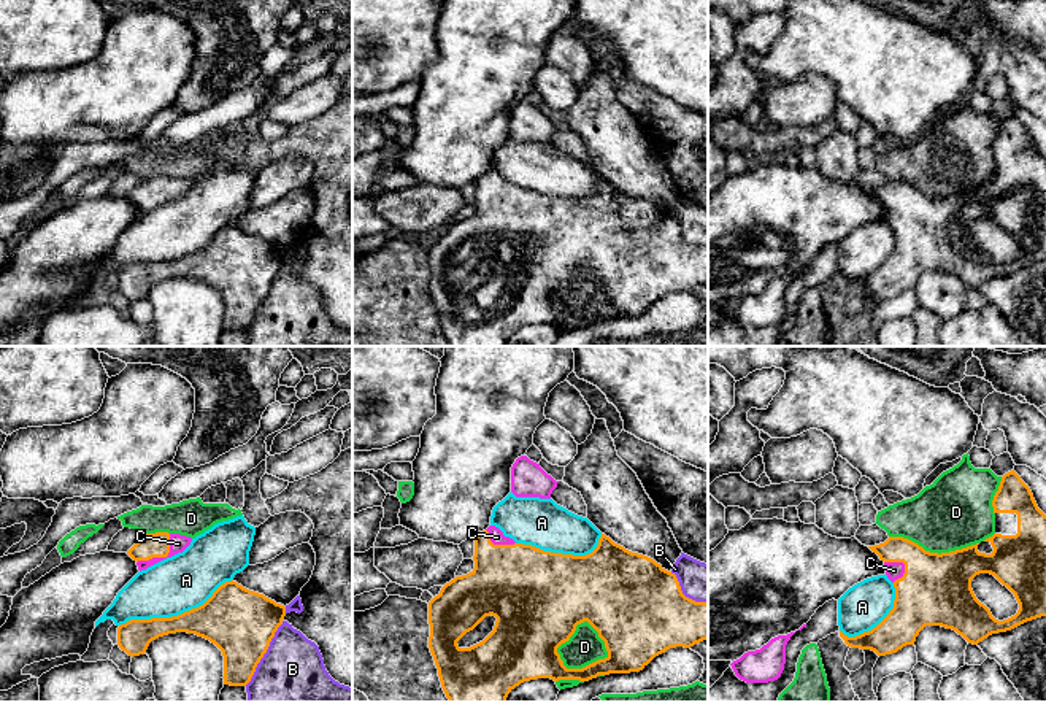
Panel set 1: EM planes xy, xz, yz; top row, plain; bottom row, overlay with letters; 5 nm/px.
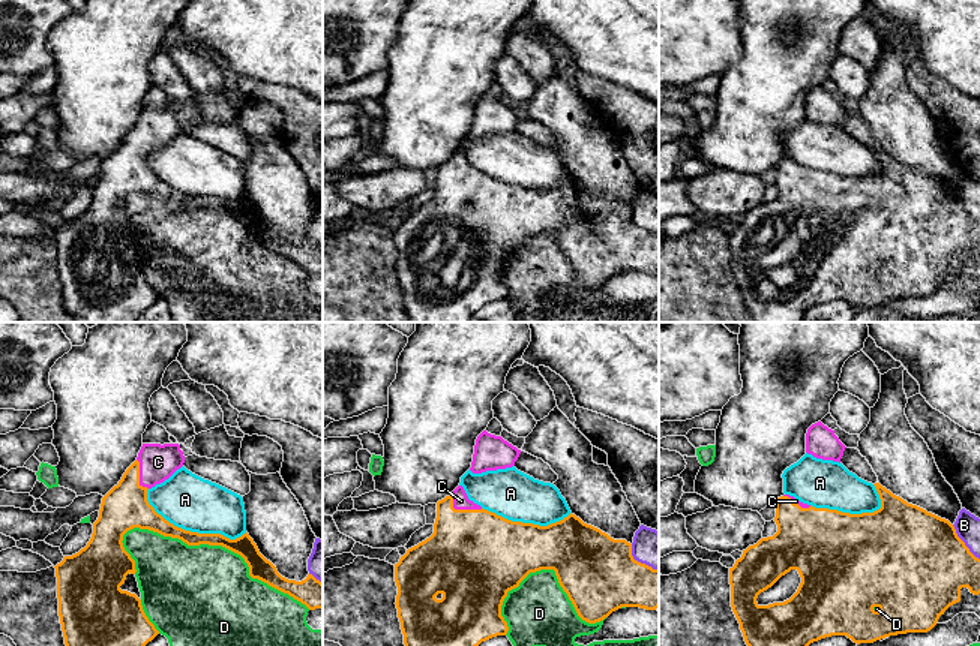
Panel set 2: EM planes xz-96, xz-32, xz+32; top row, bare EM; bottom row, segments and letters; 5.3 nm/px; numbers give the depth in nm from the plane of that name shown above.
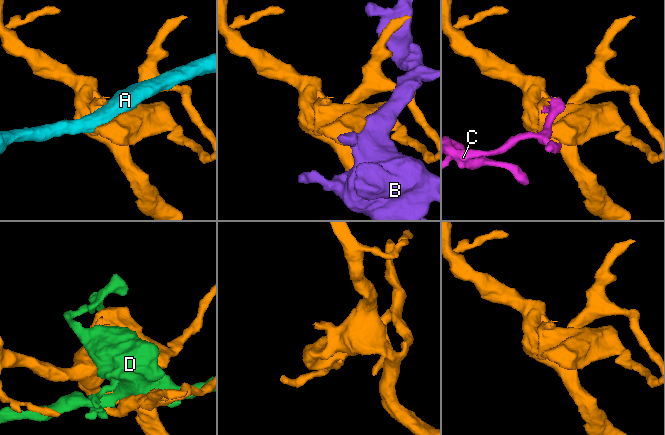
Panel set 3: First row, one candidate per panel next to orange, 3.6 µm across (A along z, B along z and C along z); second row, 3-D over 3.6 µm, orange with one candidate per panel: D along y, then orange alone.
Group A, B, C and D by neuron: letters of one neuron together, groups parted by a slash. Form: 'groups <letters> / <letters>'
groups A / B / C / D

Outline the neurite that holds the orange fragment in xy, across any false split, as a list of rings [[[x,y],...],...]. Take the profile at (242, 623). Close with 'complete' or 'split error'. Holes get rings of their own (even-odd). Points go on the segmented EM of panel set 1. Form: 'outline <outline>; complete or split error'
outline [[[225,581],[200,607],[171,618],[130,619],[117,627],[117,645],[129,656],[144,654],[159,637],[187,632],[214,643],[224,656],[224,685],[246,686],[283,624],[286,607]]]; complete

